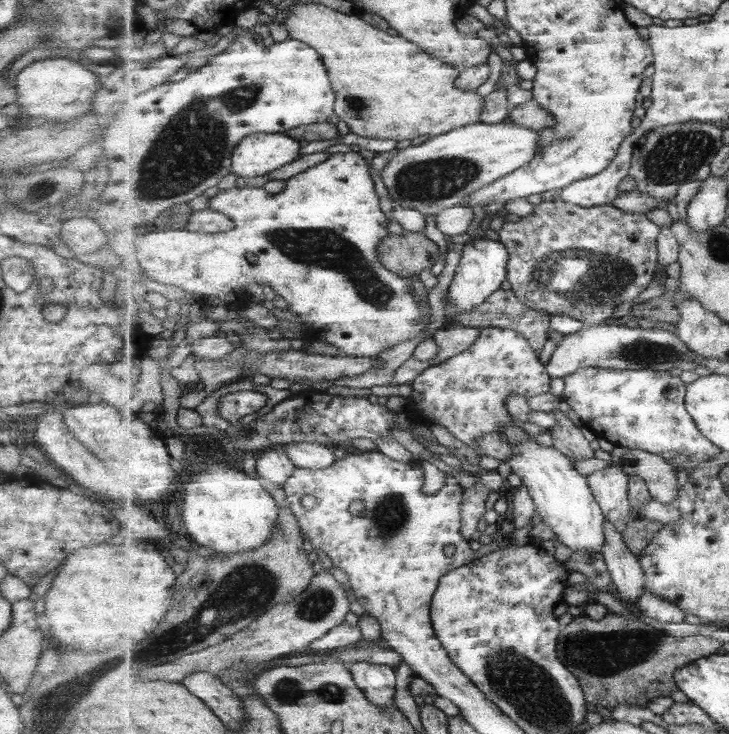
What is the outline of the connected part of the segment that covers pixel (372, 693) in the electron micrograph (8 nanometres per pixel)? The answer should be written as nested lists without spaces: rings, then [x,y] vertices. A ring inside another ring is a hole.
[[[355,662],[348,666],[348,669],[352,671],[353,678],[356,683],[365,691],[365,696],[378,708],[386,708],[390,704],[395,702],[395,686],[397,686],[397,676],[395,676],[396,667],[388,665],[375,665],[364,664],[361,662]]]

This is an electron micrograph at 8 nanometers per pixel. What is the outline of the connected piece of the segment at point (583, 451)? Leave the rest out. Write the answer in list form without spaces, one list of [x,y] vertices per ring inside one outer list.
[[[554,409],[557,418],[557,426],[551,430],[553,445],[557,450],[565,453],[573,462],[585,460],[595,456],[595,450],[591,448],[591,442],[581,433],[581,428],[575,426],[567,414],[563,415]]]

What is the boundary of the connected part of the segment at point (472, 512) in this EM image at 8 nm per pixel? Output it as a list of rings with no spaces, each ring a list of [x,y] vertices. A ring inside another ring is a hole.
[[[477,478],[476,484],[464,492],[461,527],[462,535],[470,540],[471,536],[477,532],[477,524],[487,512],[487,498],[489,498],[489,488]]]

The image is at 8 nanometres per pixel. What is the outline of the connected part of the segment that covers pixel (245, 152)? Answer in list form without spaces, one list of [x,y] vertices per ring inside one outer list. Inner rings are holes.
[[[257,133],[245,137],[230,157],[231,172],[239,176],[263,176],[301,157],[301,144],[281,133]]]

